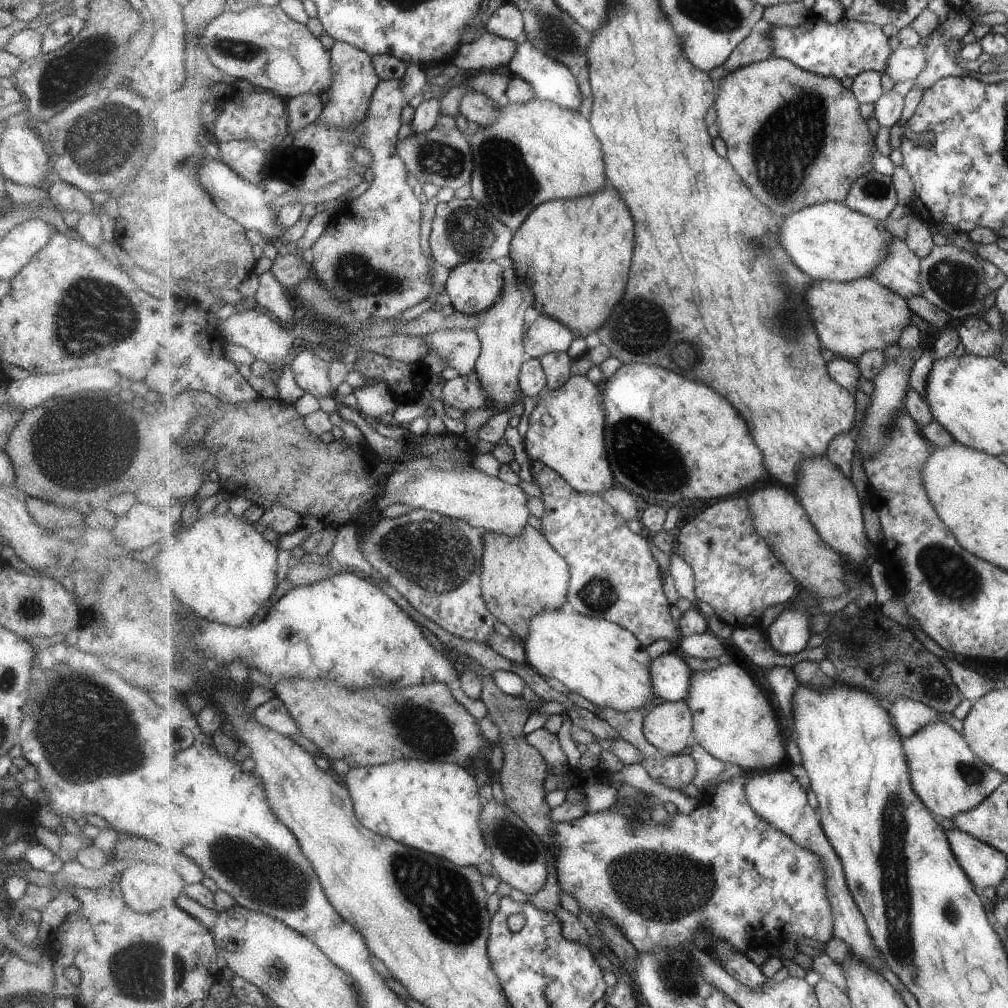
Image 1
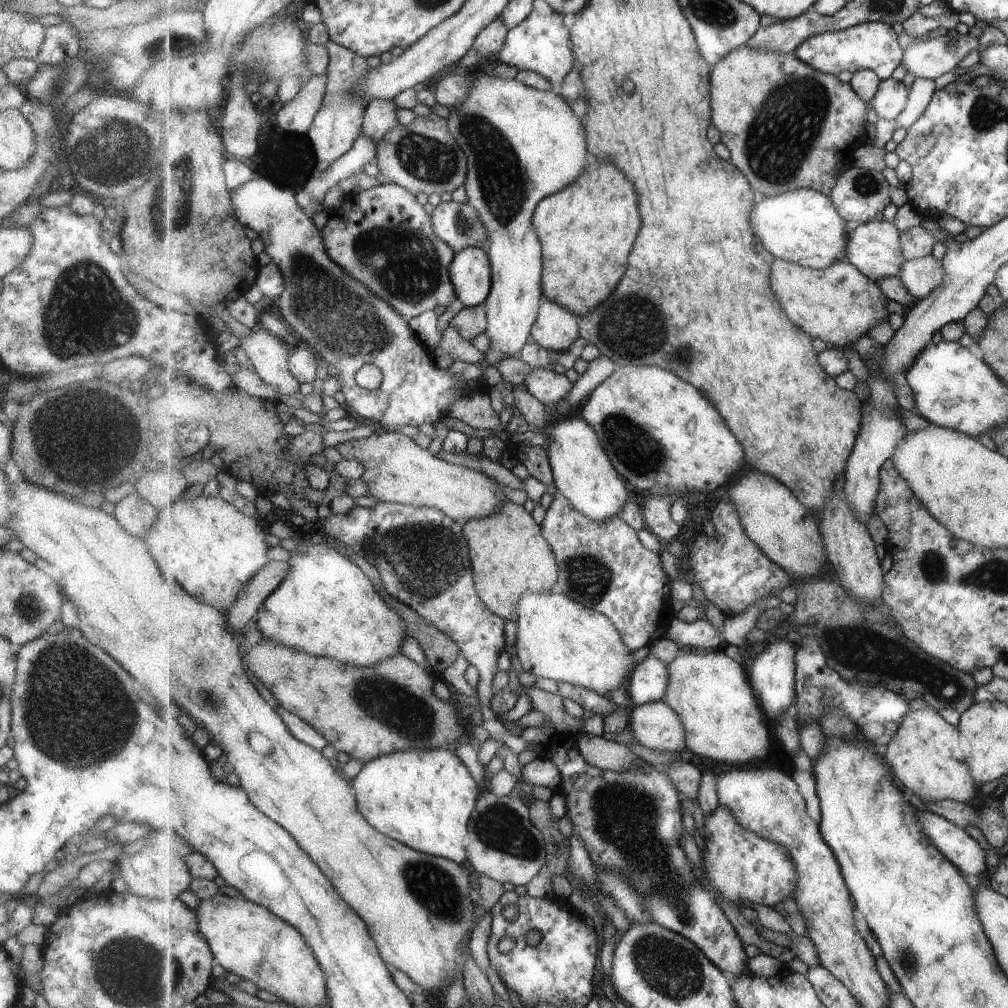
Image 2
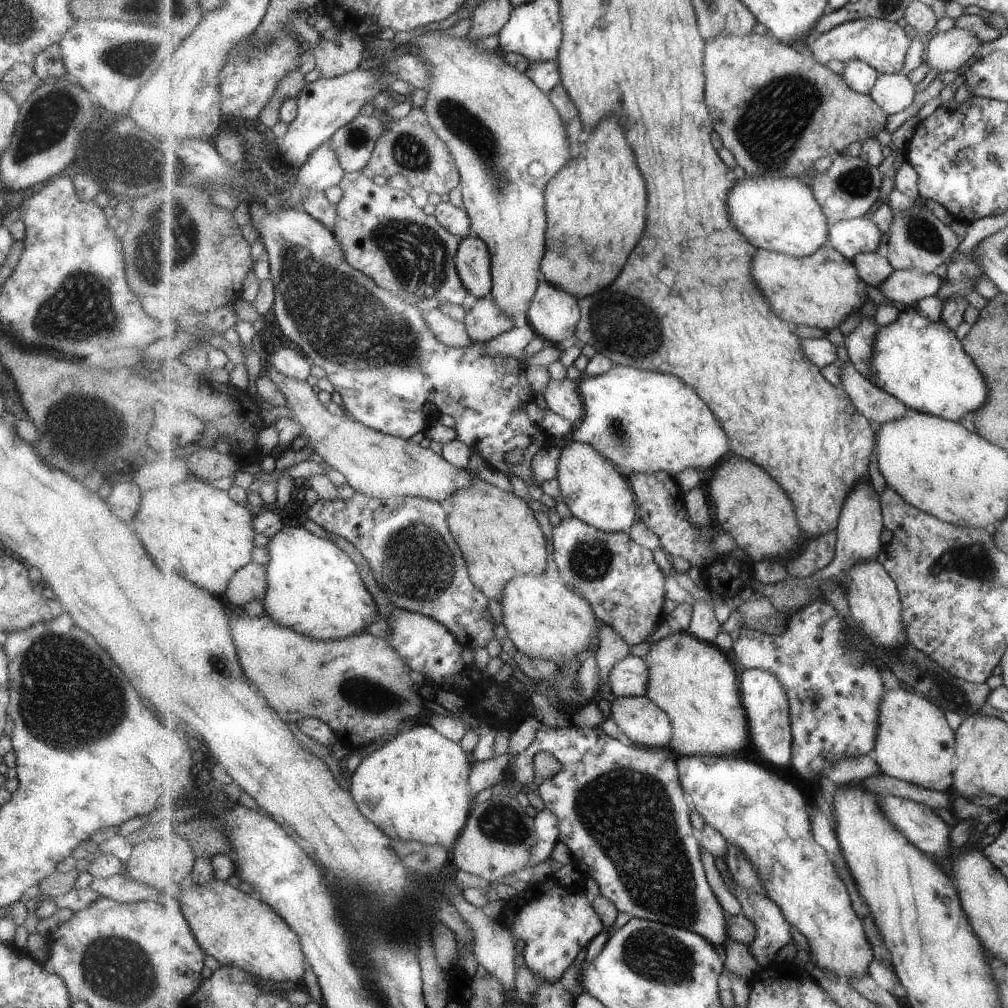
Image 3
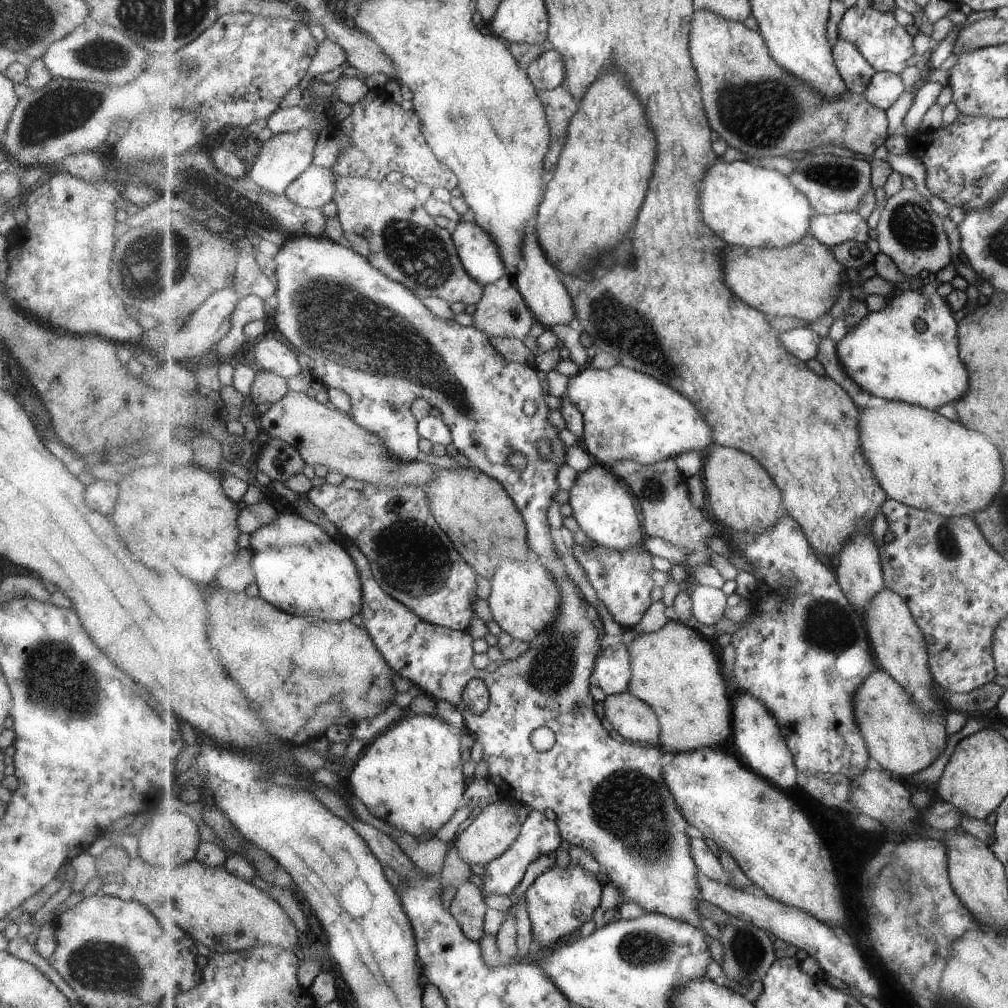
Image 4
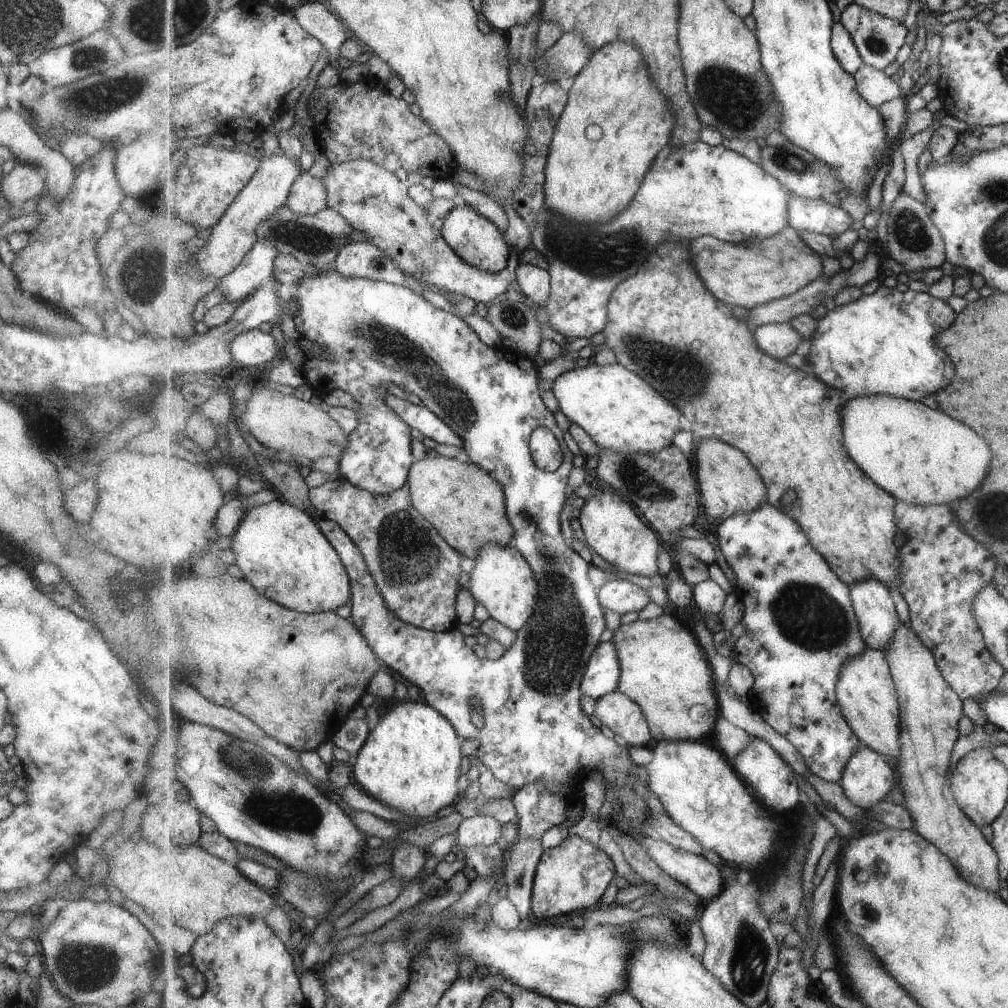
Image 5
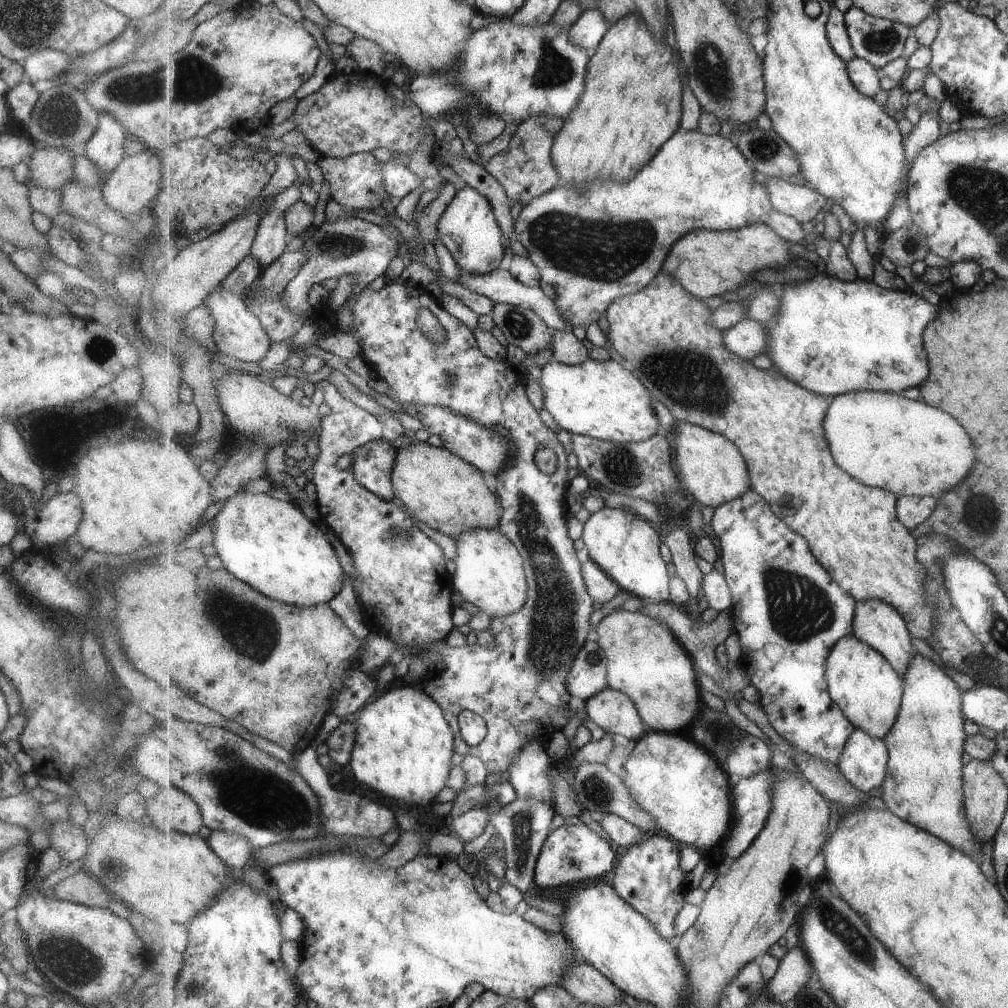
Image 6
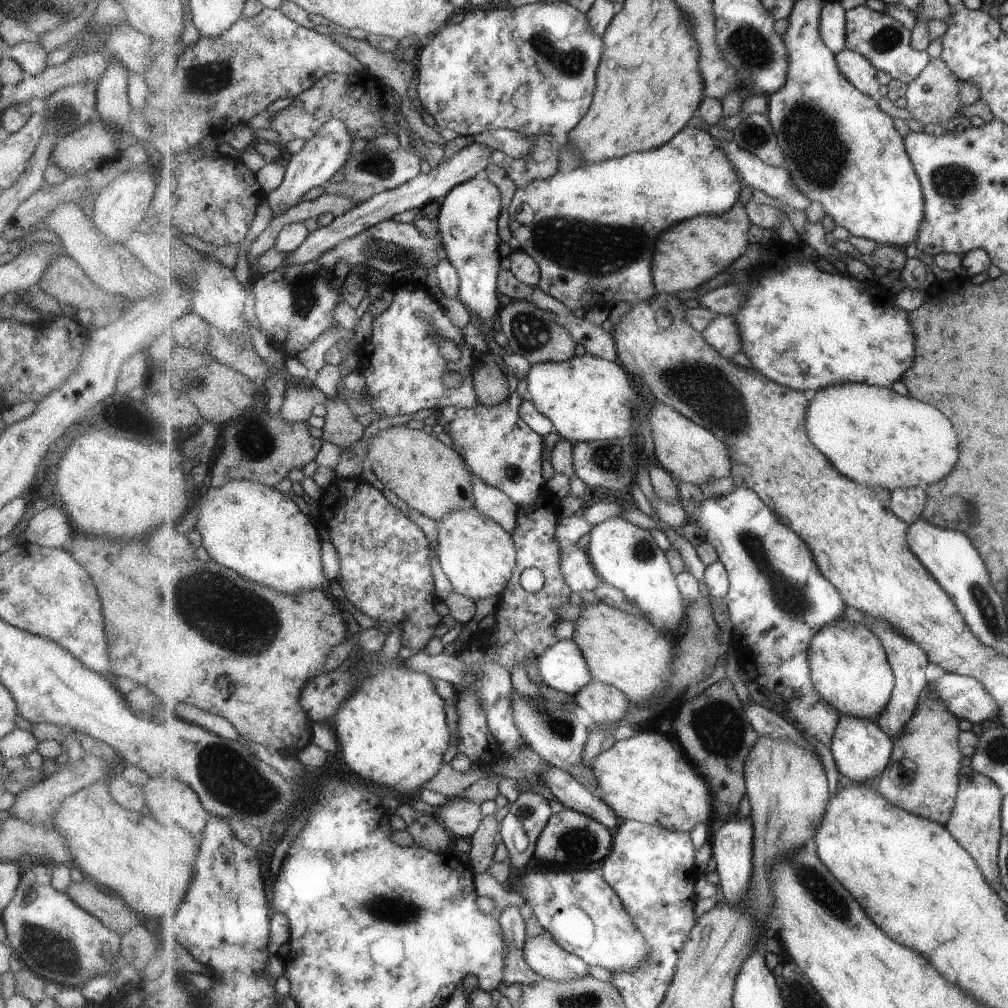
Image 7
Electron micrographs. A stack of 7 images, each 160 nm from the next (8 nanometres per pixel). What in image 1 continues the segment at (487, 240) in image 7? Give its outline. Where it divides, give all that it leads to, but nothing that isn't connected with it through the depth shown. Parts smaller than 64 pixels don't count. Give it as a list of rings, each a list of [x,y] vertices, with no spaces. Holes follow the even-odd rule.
[[[472,260],[460,264],[448,271],[444,290],[449,297],[450,305],[463,315],[477,315],[488,311],[504,294],[506,288],[506,269],[502,261]]]

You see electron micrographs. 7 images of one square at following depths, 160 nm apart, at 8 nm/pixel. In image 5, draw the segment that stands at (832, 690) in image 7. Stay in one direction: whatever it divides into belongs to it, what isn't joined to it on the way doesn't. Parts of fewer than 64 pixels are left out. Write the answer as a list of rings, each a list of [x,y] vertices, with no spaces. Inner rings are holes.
[[[868,648],[861,656],[846,661],[836,689],[845,718],[860,742],[896,765],[902,755],[900,700],[885,653]]]

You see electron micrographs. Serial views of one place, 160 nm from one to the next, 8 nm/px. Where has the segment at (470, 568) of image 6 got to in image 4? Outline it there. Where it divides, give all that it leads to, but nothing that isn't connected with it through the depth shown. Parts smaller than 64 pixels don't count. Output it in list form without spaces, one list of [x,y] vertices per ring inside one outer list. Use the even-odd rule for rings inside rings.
[[[529,560],[527,563],[505,561],[489,580],[491,591],[487,602],[493,619],[498,626],[513,638],[532,643],[548,626],[551,626],[561,614],[562,590],[554,574],[544,565]]]

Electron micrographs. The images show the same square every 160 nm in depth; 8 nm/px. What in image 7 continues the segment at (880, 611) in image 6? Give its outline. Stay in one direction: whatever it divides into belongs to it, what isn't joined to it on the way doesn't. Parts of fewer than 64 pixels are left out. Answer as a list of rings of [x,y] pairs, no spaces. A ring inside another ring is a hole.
[[[849,607],[845,611],[845,618],[851,622],[866,626],[870,628],[883,643],[888,659],[892,665],[893,672],[896,674],[896,687],[892,692],[892,699],[889,701],[888,707],[885,709],[883,715],[880,716],[878,724],[888,735],[893,738],[898,737],[904,731],[905,725],[913,718],[916,713],[917,705],[921,695],[927,693],[927,666],[929,666],[928,652],[911,640],[905,633],[898,629],[893,623],[888,620],[874,619],[870,617],[865,611],[859,610],[855,607]]]

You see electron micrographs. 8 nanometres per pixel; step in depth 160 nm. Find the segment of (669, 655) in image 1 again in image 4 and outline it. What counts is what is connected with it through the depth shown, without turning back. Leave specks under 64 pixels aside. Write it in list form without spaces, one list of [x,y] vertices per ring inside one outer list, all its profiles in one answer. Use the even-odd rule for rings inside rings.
[[[615,643],[601,653],[591,682],[599,686],[606,696],[630,692],[632,654],[625,644]]]

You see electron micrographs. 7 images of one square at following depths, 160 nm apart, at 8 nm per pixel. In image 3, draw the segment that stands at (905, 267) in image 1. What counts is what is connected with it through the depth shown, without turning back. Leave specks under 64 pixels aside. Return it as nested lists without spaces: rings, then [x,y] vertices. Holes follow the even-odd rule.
[[[870,216],[833,222],[828,244],[854,261],[862,253],[877,253],[882,248],[883,233]]]

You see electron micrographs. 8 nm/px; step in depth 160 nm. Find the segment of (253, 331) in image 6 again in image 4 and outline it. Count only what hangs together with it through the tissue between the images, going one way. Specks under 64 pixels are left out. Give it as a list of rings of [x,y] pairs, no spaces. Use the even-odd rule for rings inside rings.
[[[262,338],[253,346],[253,352],[260,370],[277,373],[287,380],[303,372],[297,352],[277,338]]]

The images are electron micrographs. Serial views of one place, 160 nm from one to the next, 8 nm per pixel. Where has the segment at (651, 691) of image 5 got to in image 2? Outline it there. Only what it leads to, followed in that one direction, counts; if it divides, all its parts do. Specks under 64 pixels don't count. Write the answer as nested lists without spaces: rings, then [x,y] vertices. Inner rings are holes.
[[[690,650],[668,664],[672,670],[665,702],[670,704],[686,724],[688,754],[724,762],[733,767],[765,760],[773,748],[769,720],[761,710],[756,690],[751,688],[745,668],[723,653]]]

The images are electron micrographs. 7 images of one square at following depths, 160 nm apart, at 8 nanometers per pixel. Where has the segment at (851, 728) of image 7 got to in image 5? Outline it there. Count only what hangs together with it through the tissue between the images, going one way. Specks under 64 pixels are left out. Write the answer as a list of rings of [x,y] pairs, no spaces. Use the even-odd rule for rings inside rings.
[[[862,744],[845,767],[839,785],[851,803],[869,812],[876,804],[889,800],[897,779],[891,760]]]

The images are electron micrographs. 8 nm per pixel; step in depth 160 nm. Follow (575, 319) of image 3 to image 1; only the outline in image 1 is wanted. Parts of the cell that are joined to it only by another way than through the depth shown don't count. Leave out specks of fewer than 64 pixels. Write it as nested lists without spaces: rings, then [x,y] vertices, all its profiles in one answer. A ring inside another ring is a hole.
[[[540,314],[524,334],[528,359],[540,359],[552,352],[564,353],[575,342],[574,332],[556,318]]]

